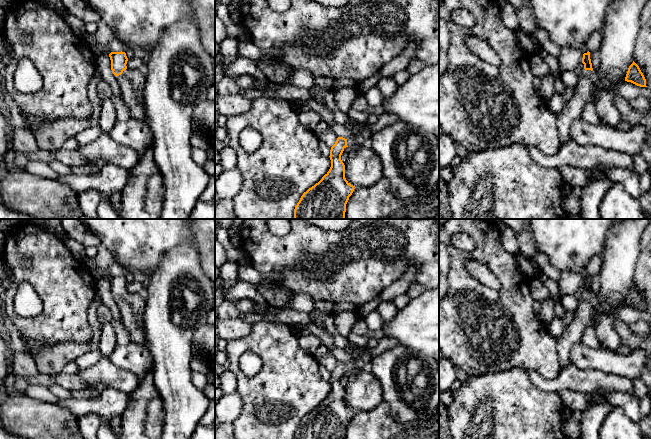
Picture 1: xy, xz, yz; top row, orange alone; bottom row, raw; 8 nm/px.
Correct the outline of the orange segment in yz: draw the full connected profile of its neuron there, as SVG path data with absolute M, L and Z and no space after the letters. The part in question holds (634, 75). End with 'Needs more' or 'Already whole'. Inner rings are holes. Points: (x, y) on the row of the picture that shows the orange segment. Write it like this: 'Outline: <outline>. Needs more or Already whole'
Outline: M634 61L628 68L625 81L631 82L640 87L647 87L646 79L643 73L641 72L639 66Z. Already whole

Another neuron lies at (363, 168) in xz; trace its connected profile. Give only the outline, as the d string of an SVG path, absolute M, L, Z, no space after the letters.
M370 144L351 150L345 165L345 178L354 188L375 185L383 178L382 162Z

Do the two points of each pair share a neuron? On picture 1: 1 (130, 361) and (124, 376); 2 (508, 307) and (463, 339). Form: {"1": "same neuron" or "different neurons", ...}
{"1": "different neurons", "2": "same neuron"}

